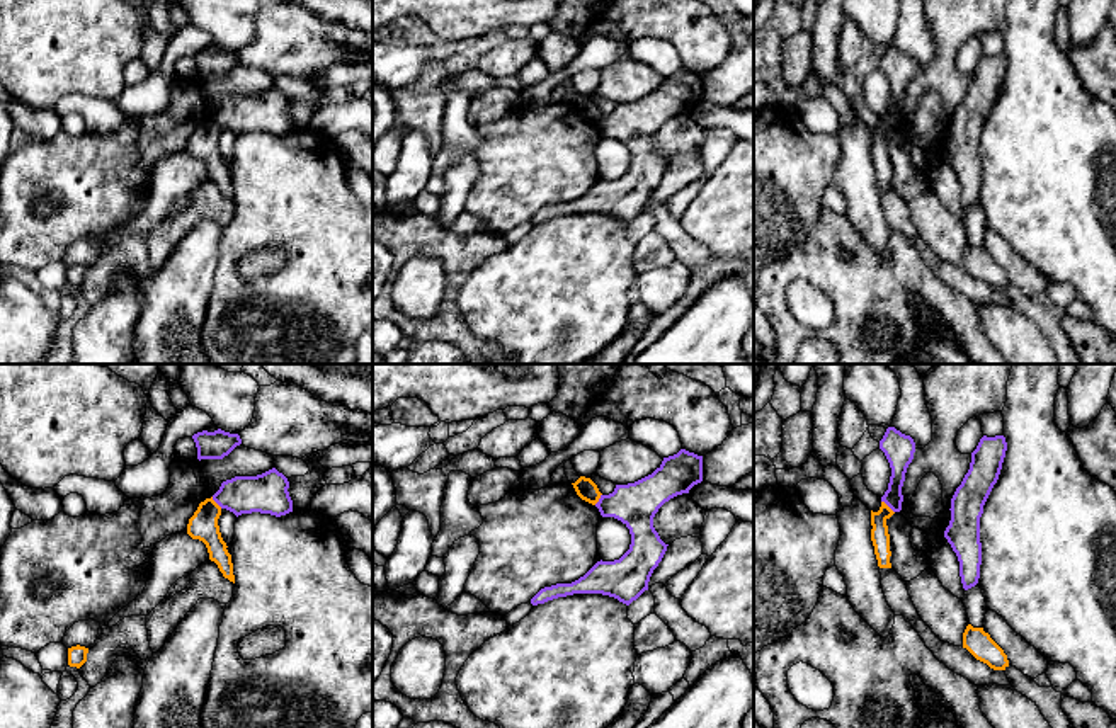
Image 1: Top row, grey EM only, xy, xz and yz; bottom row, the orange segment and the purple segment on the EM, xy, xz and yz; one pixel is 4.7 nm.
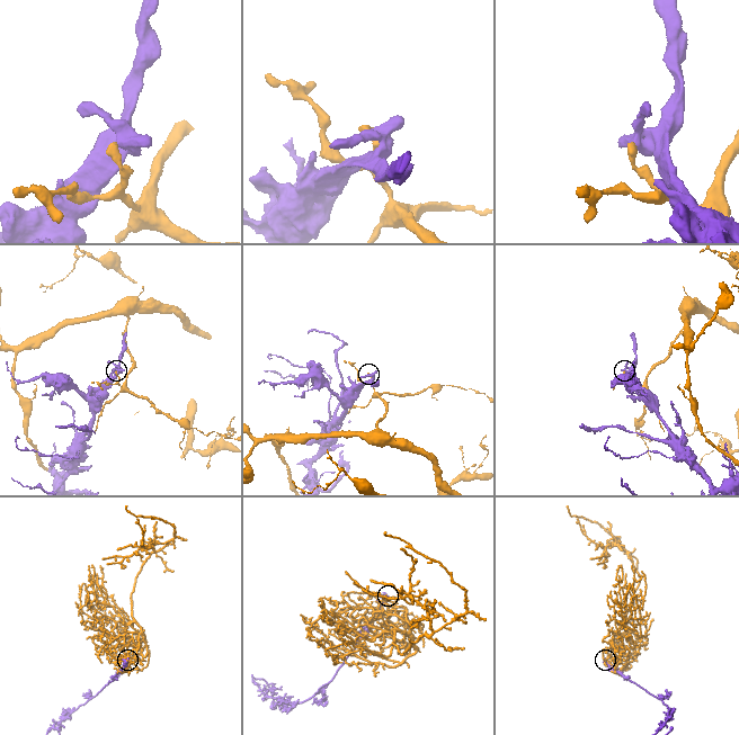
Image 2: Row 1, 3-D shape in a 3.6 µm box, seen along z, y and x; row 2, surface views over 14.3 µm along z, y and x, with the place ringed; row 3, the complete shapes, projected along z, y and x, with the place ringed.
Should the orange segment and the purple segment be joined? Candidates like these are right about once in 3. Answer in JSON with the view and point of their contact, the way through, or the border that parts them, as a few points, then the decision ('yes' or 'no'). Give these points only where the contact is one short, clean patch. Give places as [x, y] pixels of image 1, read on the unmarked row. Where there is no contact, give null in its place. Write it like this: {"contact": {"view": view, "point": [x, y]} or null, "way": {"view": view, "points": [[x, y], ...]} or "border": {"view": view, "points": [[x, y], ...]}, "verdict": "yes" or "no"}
{"contact": {"view": "yz", "point": [888, 126]}, "border": {"view": "yz", "points": [[882, 119], [893, 131]]}, "verdict": "no"}

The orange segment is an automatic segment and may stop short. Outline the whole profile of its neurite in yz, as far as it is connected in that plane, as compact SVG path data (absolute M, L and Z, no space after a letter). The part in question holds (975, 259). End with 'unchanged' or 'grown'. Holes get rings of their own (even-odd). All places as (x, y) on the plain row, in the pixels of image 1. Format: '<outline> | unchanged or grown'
M968 243L963 252L963 267L994 289L1005 289L1009 286L1007 274L983 247Z | unchanged

